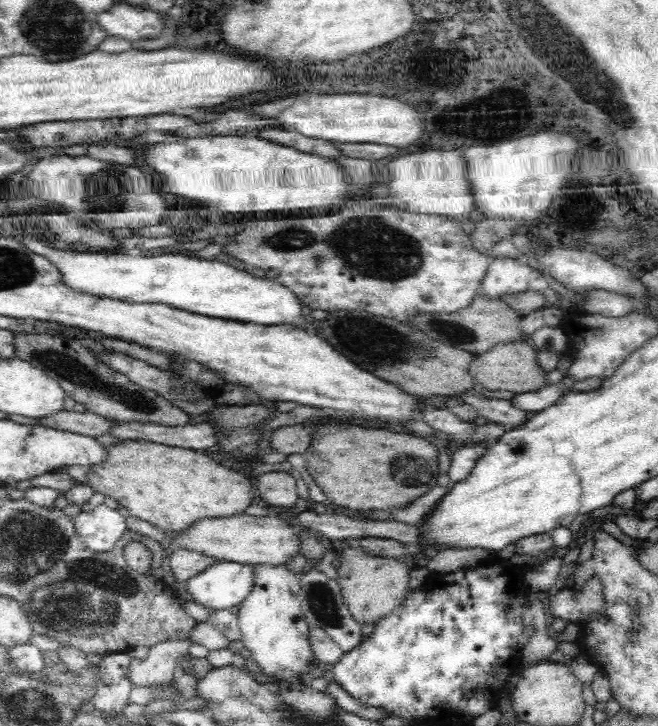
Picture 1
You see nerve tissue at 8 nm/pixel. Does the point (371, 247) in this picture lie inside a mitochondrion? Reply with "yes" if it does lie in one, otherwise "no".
yes

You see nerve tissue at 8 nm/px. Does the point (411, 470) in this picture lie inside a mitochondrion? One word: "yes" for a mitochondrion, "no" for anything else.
yes

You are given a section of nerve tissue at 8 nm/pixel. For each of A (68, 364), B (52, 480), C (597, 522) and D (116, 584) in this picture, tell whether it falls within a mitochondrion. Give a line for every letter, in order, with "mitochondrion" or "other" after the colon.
A: mitochondrion
B: other
C: other
D: mitochondrion

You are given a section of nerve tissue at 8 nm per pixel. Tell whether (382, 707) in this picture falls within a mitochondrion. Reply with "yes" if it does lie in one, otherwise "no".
no

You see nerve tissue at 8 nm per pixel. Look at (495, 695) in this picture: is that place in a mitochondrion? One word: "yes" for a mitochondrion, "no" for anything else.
no

